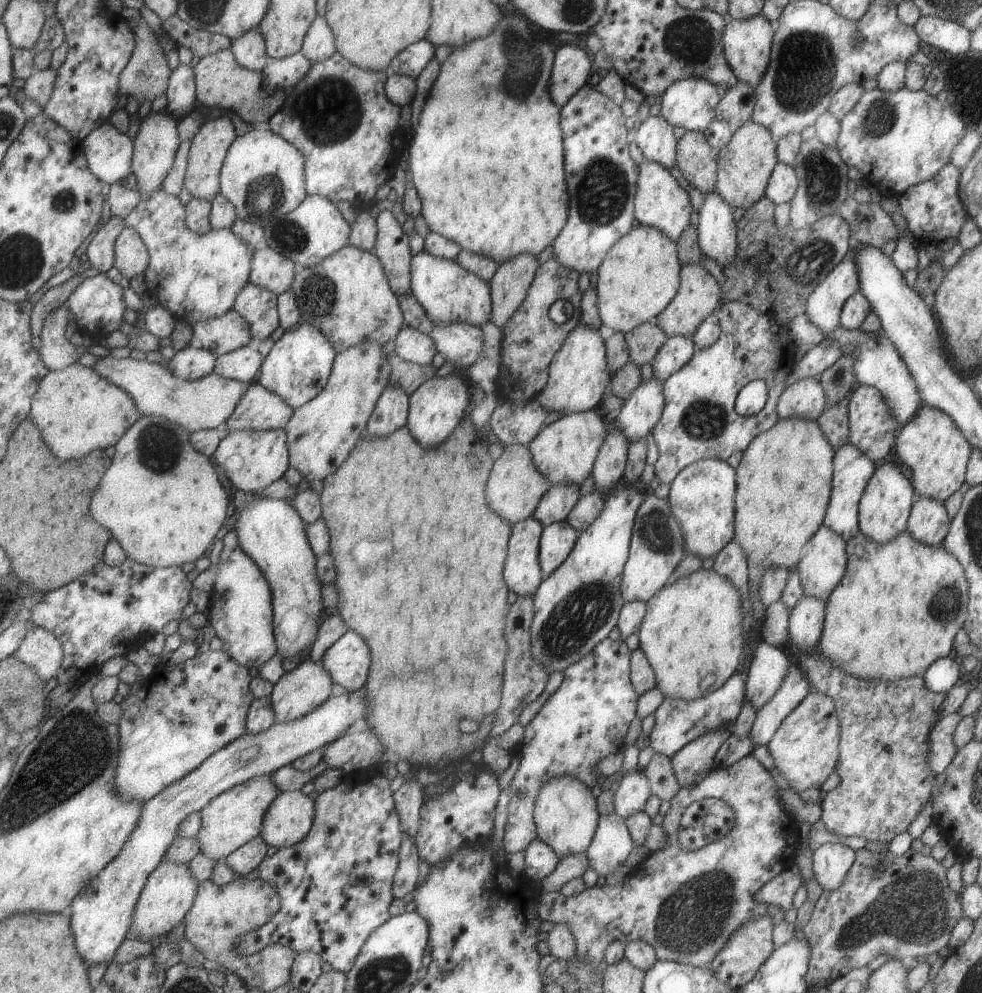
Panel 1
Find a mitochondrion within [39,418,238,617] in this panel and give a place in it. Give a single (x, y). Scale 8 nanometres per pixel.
(159, 447)

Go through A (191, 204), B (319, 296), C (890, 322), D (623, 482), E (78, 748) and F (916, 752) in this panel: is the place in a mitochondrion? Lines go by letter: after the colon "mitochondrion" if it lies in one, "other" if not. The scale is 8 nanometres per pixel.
A: other
B: mitochondrion
C: other
D: other
E: mitochondrion
F: other

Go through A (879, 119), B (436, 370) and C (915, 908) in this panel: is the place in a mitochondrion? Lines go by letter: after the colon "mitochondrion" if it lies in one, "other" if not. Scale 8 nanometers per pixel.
A: mitochondrion
B: other
C: mitochondrion

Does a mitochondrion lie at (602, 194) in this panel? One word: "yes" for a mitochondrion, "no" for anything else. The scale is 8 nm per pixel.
yes

